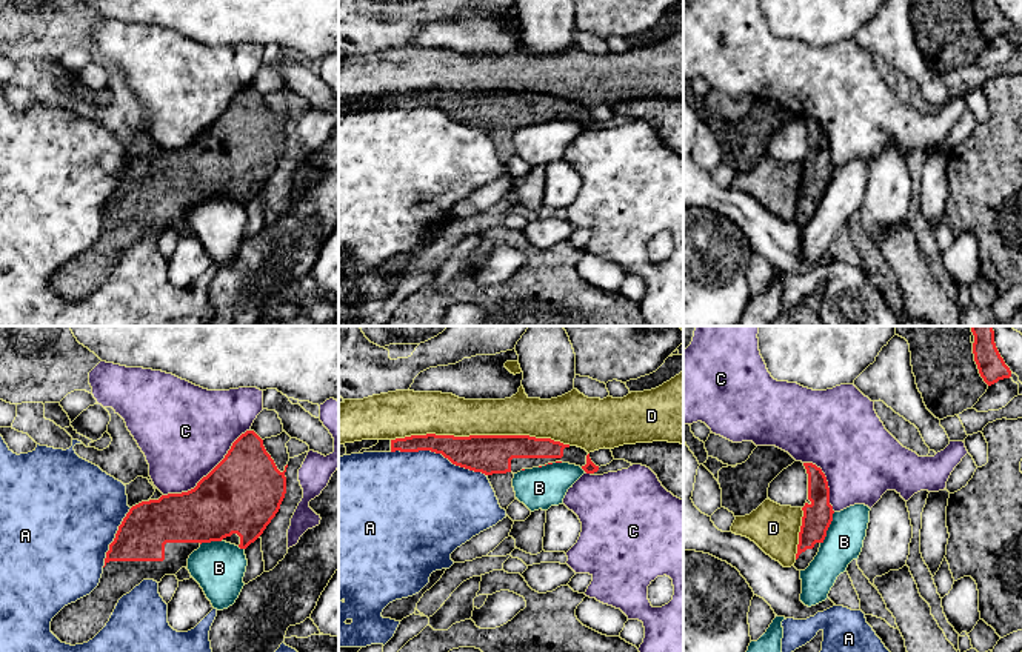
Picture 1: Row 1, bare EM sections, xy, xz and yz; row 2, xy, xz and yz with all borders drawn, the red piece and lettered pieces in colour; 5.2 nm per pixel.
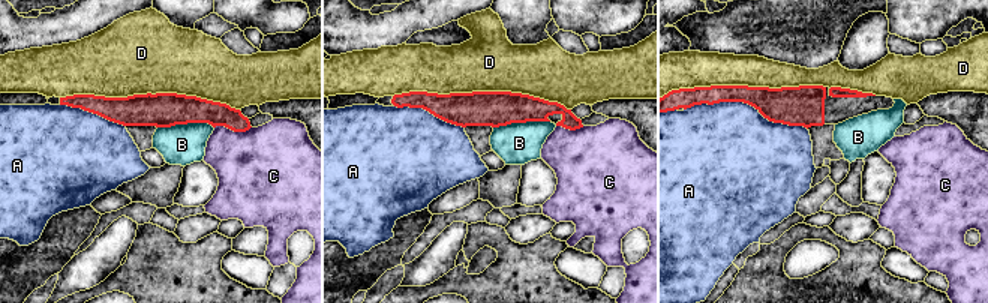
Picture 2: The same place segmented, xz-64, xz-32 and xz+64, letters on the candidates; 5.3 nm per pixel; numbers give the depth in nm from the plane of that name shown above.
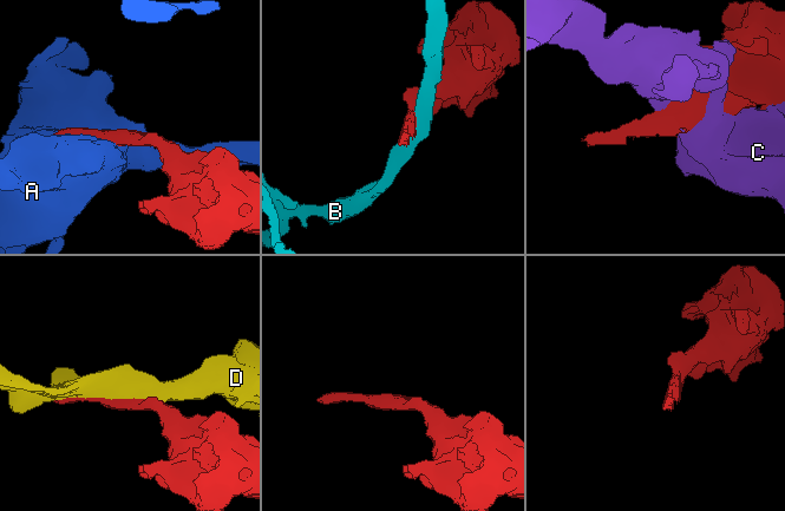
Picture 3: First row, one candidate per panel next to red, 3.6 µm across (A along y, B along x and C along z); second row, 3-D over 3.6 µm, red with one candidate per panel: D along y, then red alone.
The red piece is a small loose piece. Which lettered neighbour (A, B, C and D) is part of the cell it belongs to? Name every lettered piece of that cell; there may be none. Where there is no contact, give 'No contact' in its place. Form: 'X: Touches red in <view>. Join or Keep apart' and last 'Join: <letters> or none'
A: Touches red in xz. Keep apart
B: Touches red in yz. Keep apart
C: Touches red in xy. Keep apart
D: Touches red in xz. Keep apart
Join: none

